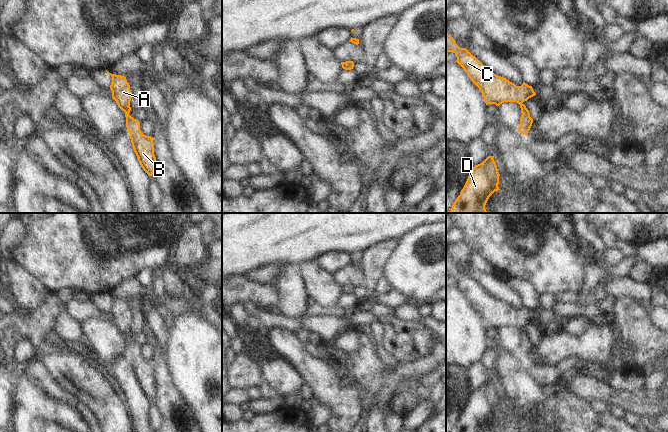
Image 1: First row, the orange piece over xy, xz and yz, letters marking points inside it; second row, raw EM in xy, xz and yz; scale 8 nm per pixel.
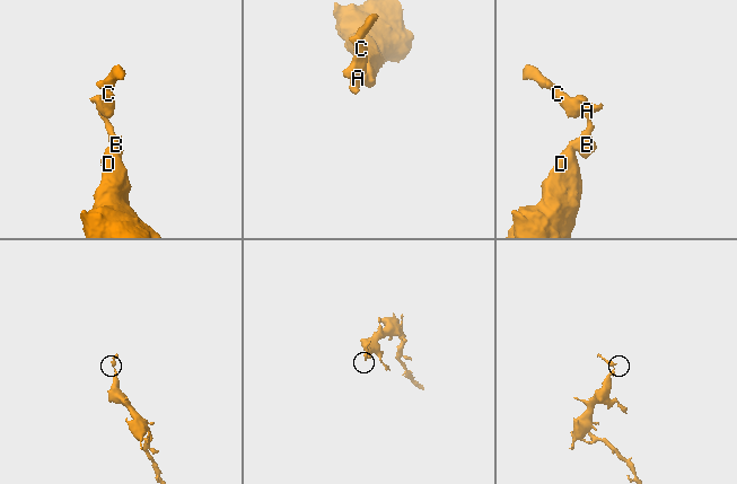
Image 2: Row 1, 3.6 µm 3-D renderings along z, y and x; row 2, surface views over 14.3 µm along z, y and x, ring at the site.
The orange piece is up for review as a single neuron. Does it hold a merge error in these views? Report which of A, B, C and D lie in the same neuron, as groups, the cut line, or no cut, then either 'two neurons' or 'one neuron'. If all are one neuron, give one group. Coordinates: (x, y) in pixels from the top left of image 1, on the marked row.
A B C D; no cut; one neuron

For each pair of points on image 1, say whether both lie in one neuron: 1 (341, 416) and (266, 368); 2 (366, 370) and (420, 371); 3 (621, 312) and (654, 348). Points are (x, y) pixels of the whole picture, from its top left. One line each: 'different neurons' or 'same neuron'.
1: different neurons
2: same neuron
3: same neuron

